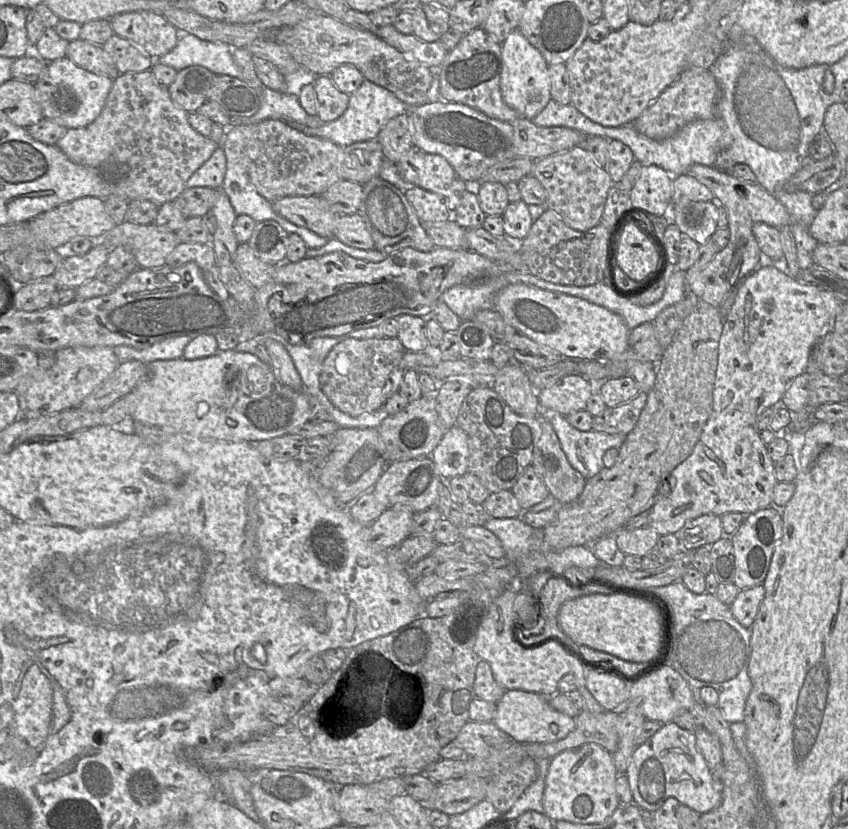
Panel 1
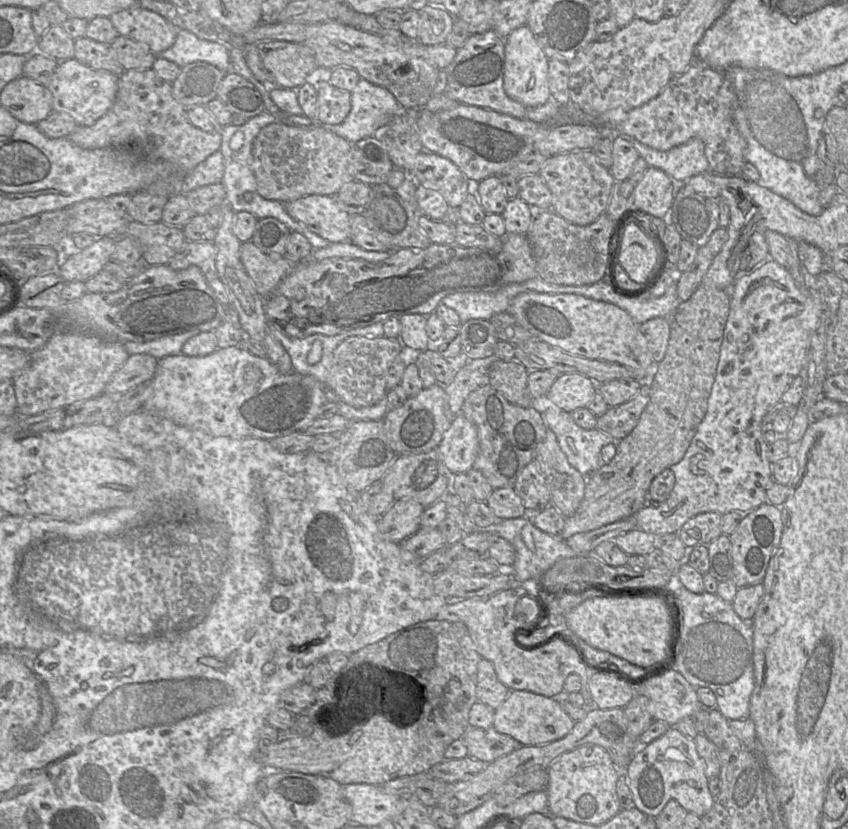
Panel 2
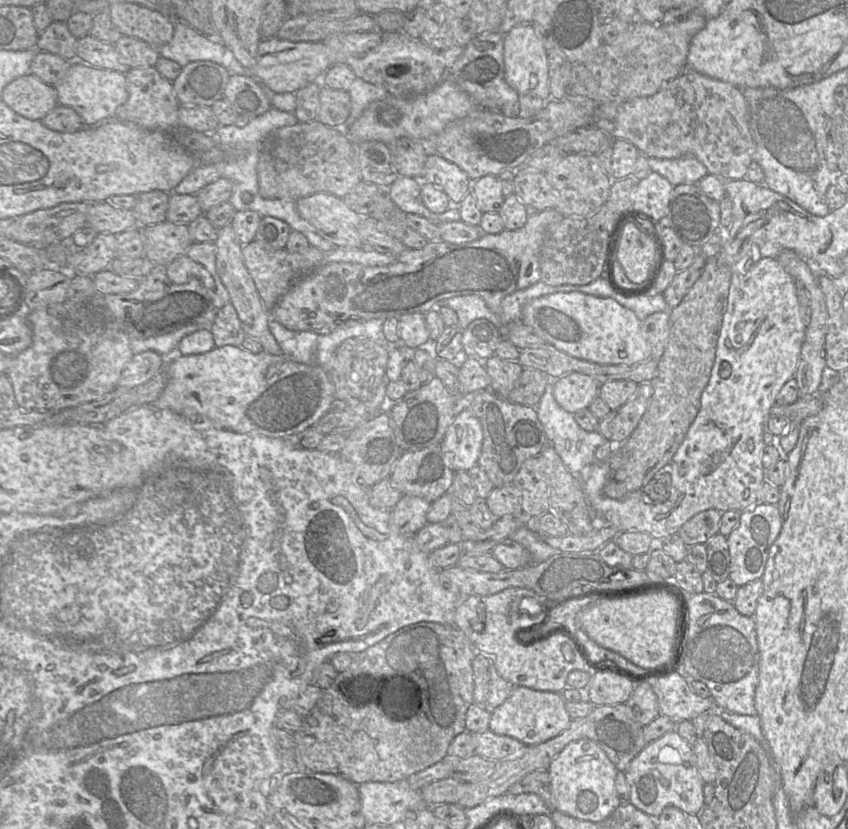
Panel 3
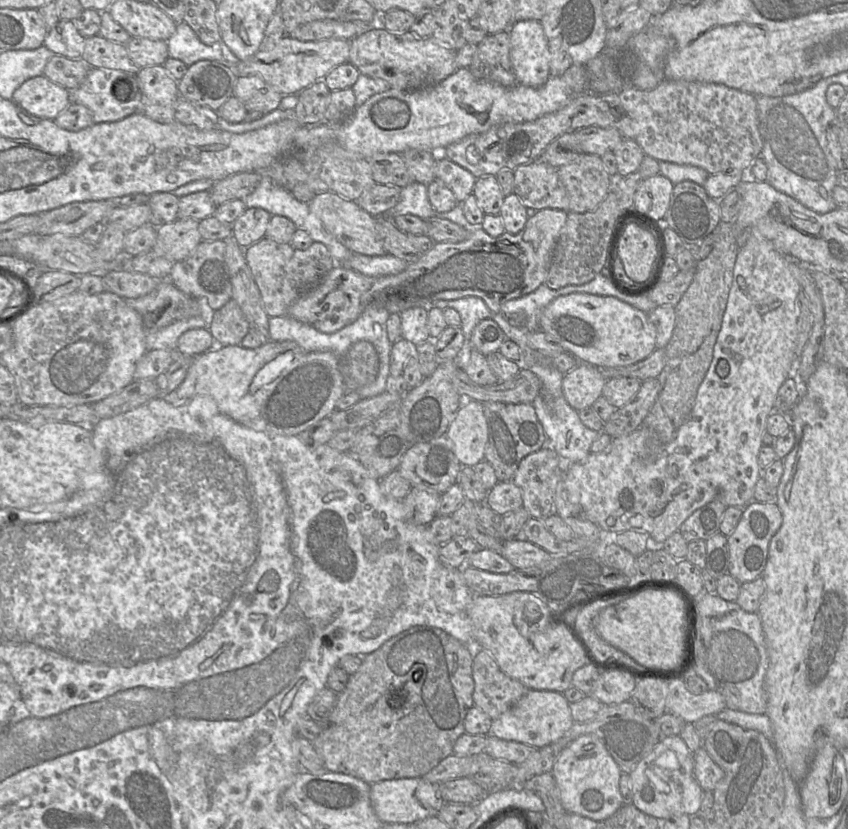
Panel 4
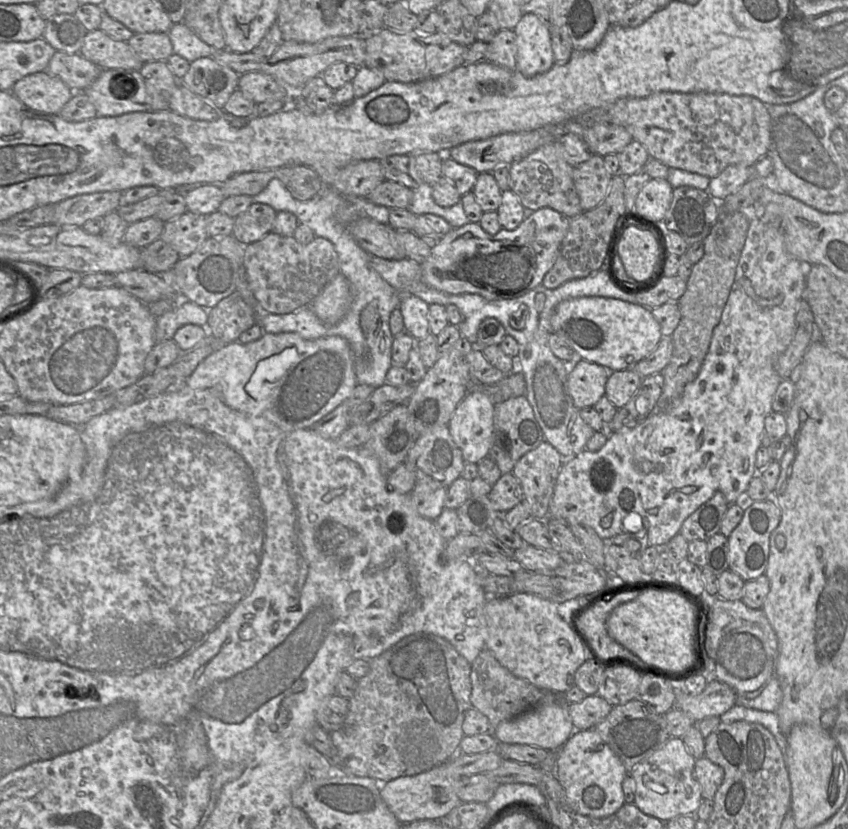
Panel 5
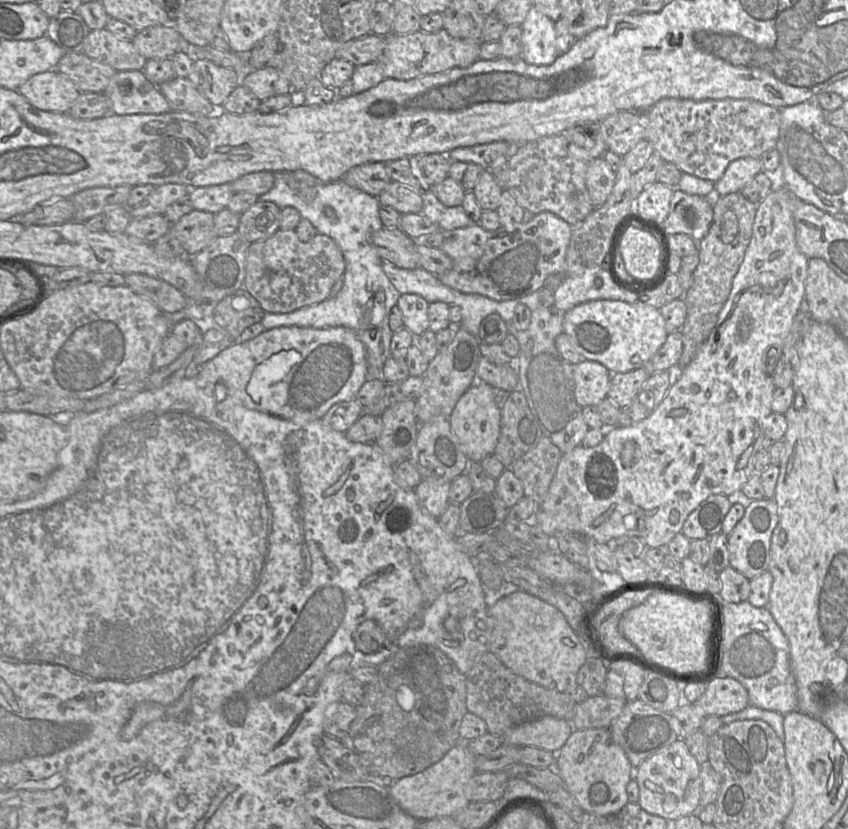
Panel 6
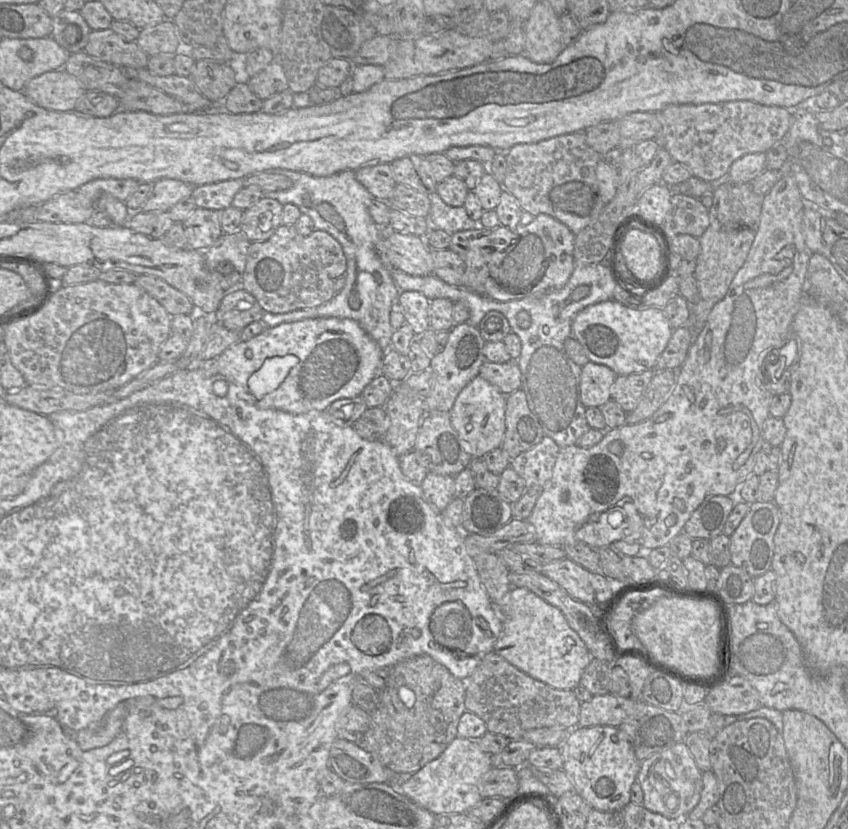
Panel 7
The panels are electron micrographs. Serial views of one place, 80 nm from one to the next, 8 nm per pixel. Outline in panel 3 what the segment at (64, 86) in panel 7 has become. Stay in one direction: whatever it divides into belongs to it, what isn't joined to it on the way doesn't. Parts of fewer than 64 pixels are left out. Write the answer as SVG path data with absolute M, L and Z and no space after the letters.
M31 73L10 82L3 90L2 101L30 120L42 120L58 105L55 86Z

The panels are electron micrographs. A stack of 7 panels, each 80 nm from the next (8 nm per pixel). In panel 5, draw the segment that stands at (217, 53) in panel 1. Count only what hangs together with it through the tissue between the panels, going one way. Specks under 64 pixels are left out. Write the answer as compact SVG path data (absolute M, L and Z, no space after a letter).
M182 22L174 23L167 33L173 46L173 53L185 58L189 63L201 57L212 57L217 51Z

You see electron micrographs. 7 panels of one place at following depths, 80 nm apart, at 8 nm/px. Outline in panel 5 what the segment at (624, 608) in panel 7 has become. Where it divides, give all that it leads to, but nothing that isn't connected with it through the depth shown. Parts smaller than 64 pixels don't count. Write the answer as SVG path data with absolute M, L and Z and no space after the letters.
M638 592L621 593L610 600L598 602L577 616L578 631L599 658L617 657L635 665L644 665L639 657L610 637L607 631L607 620L612 611L619 605L637 598L638 595Z

